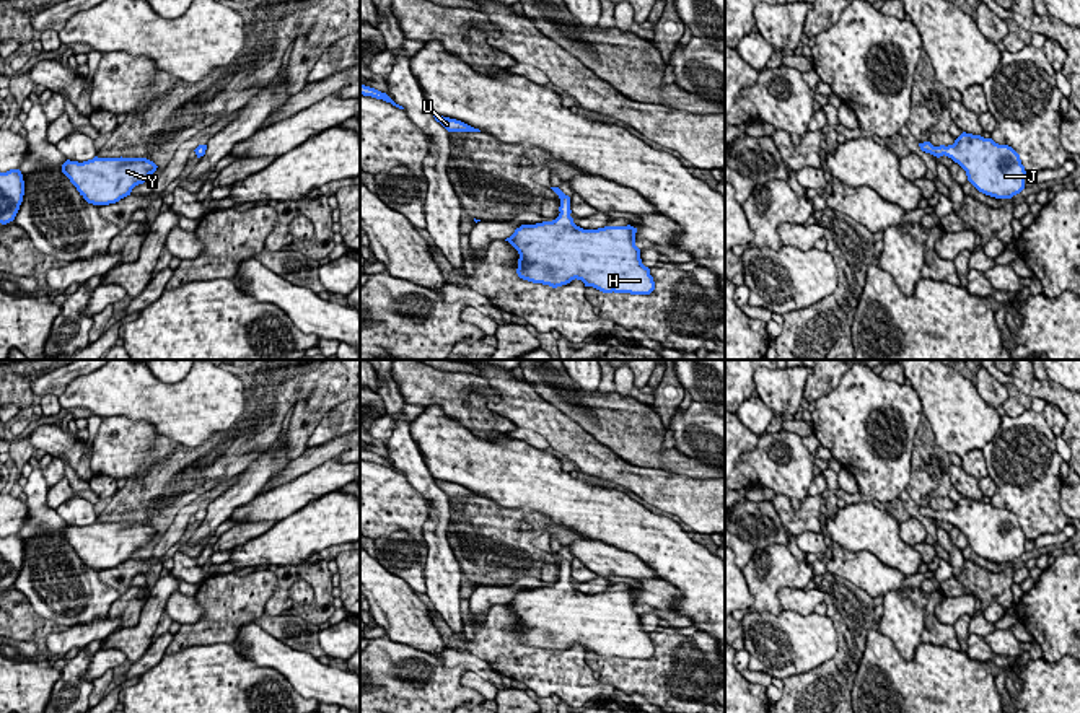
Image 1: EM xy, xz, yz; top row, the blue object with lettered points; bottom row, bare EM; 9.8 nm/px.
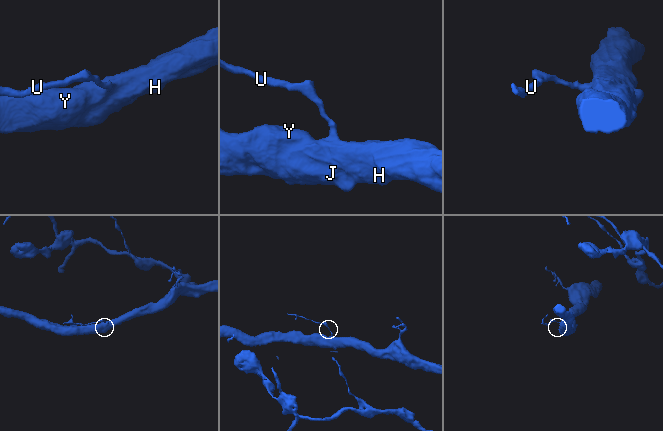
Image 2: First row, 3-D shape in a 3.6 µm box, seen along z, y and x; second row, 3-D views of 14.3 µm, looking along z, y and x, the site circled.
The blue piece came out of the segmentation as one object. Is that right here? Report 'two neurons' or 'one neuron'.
one neuron

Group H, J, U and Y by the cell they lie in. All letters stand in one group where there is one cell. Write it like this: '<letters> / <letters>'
H J U Y

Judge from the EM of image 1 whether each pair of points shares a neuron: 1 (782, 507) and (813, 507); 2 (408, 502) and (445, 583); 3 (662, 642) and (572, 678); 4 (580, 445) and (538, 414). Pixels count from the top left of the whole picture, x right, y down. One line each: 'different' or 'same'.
1: same
2: different
3: different
4: same

